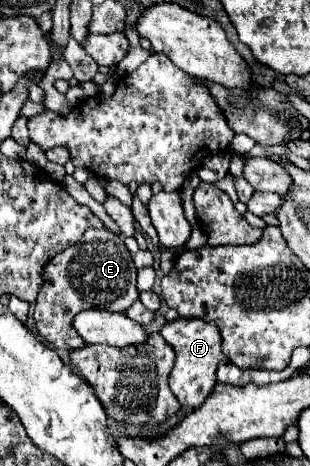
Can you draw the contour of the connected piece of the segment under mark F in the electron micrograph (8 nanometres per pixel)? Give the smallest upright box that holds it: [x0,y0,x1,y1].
[161,318,229,410]

